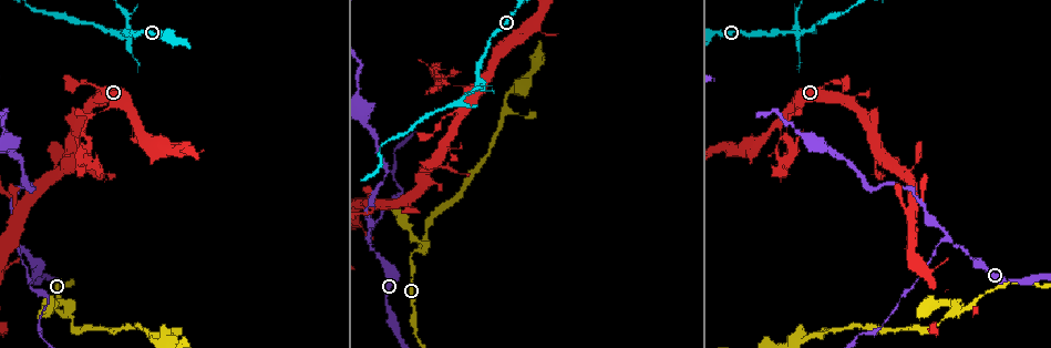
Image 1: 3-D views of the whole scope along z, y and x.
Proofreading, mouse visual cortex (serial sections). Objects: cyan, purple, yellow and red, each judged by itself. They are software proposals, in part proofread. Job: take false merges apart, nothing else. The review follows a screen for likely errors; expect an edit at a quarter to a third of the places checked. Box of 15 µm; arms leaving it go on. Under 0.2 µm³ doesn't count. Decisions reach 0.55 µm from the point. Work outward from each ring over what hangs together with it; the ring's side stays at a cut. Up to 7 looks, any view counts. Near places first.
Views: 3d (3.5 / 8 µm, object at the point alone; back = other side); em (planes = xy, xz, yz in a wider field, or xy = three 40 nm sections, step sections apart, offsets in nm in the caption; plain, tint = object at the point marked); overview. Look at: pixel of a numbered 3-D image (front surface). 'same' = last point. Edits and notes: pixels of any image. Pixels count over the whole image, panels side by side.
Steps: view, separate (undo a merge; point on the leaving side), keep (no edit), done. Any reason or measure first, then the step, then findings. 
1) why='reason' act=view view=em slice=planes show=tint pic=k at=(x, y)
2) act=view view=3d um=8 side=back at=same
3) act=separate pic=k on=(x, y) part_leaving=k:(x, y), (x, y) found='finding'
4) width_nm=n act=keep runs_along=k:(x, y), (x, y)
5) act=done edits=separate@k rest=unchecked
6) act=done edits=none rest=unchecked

why='thick turns thin' act=view view=3d um=8 pic=1 at=(101, 111)

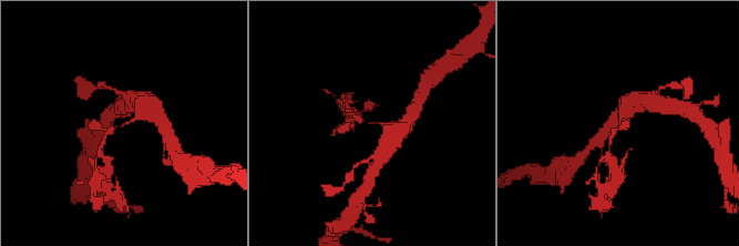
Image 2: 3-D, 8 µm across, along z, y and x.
act=view view=3d um=3.5 pic=2 at=(124, 124)

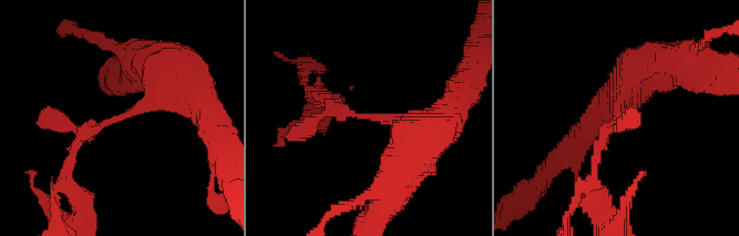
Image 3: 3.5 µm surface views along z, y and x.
act=separate pic=3 on=(69, 163) part_leaving=3:(89, 134), (62, 175), (79, 223) found='a second cell is stuck on'

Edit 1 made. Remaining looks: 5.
why='abrupt turn' act=view view=3d um=8 pic=1 at=(476, 78)

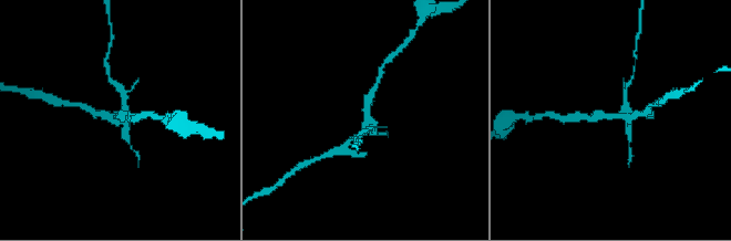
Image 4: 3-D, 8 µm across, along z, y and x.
why='zoom in' act=view view=3d um=3.5 side=back pic=4 at=(615, 115)

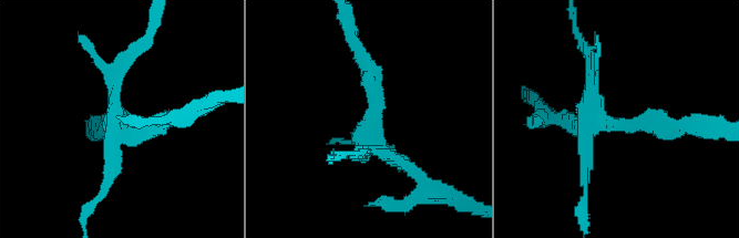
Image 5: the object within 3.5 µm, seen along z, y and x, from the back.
act=view view=em slice=xy step=2 show=tint pic=5 at=(617, 126)

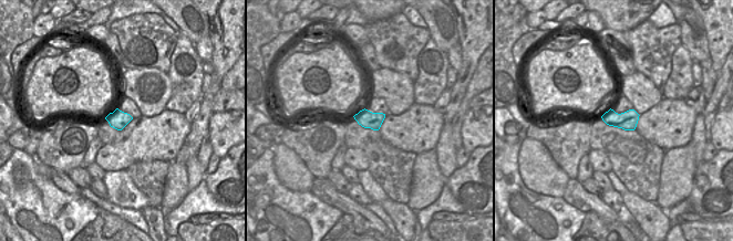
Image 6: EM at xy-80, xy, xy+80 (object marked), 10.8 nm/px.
act=separate pic=5 on=(112, 73) part_leaving=5:(113, 112), (116, 71), (151, 27) found='a second cell is stuck on'

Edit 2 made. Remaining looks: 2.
why='thin arm on a thick one' act=view view=3d um=3.5 pic=1 at=(19, 207)

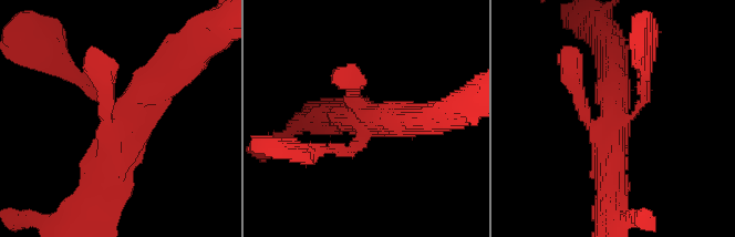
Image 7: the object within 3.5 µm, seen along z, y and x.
act=view view=em slice=xy step=2 show=tint pic=7 at=(372, 118)

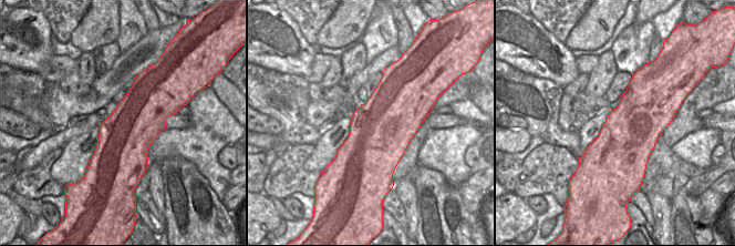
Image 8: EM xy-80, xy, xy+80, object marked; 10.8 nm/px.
act=keep runs_along=7:(177, 68), (133, 105), (100, 194) found='all the same cell'

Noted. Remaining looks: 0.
act=done edits=separate@3,separate@5 rest=unchecked

